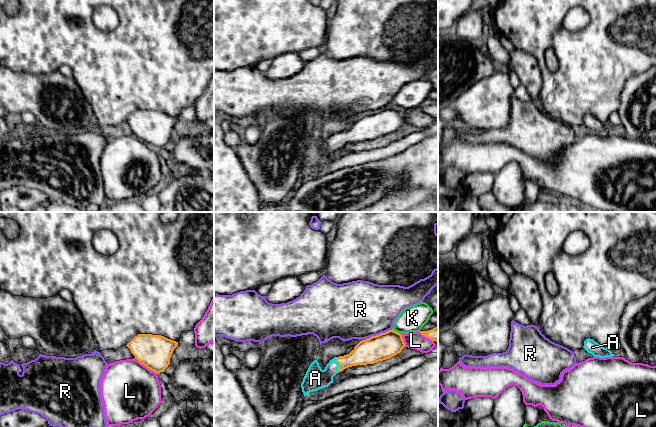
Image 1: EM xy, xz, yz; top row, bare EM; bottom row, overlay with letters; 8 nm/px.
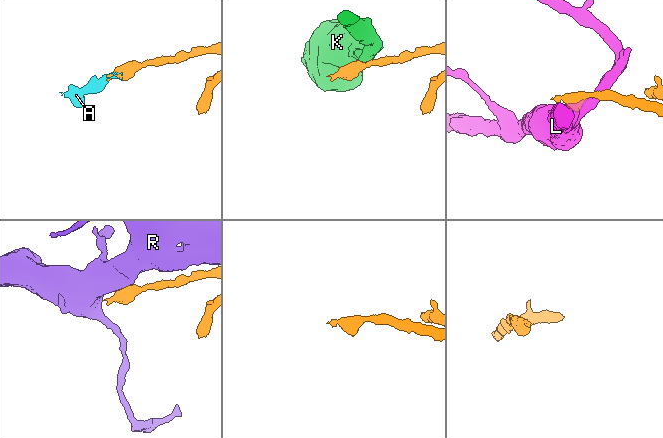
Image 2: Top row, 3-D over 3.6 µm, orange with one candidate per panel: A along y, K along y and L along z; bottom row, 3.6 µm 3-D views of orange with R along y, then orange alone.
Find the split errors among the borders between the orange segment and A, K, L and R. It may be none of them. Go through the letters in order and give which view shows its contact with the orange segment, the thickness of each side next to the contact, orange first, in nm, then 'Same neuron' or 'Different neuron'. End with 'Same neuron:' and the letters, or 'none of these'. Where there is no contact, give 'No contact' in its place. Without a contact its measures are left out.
A: Touches orange in xz. Thickness 190 nm (orange) against 180 nm. Same neuron
K: Touches orange in xz. Thickness 220 nm (orange) against 200 nm. Different neuron
L: Touches orange in xy. Thickness 280 nm (orange) against 460 nm. Different neuron
R: Touches orange in xz. Thickness 220 nm (orange) against 460 nm. Different neuron
Same neuron: A

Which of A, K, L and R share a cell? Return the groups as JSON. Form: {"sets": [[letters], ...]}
{"sets": [["A"], ["K"], ["L"], ["R"]]}

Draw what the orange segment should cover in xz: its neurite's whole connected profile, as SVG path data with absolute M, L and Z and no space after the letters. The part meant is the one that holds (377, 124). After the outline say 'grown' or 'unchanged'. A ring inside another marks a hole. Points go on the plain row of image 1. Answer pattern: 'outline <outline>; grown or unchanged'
outline M392 105L360 117L349 130L331 135L324 146L316 135L303 154L302 168L306 172L310 168L328 163L333 159L333 153L344 145L389 135L400 129L404 123L402 111Z; grown

